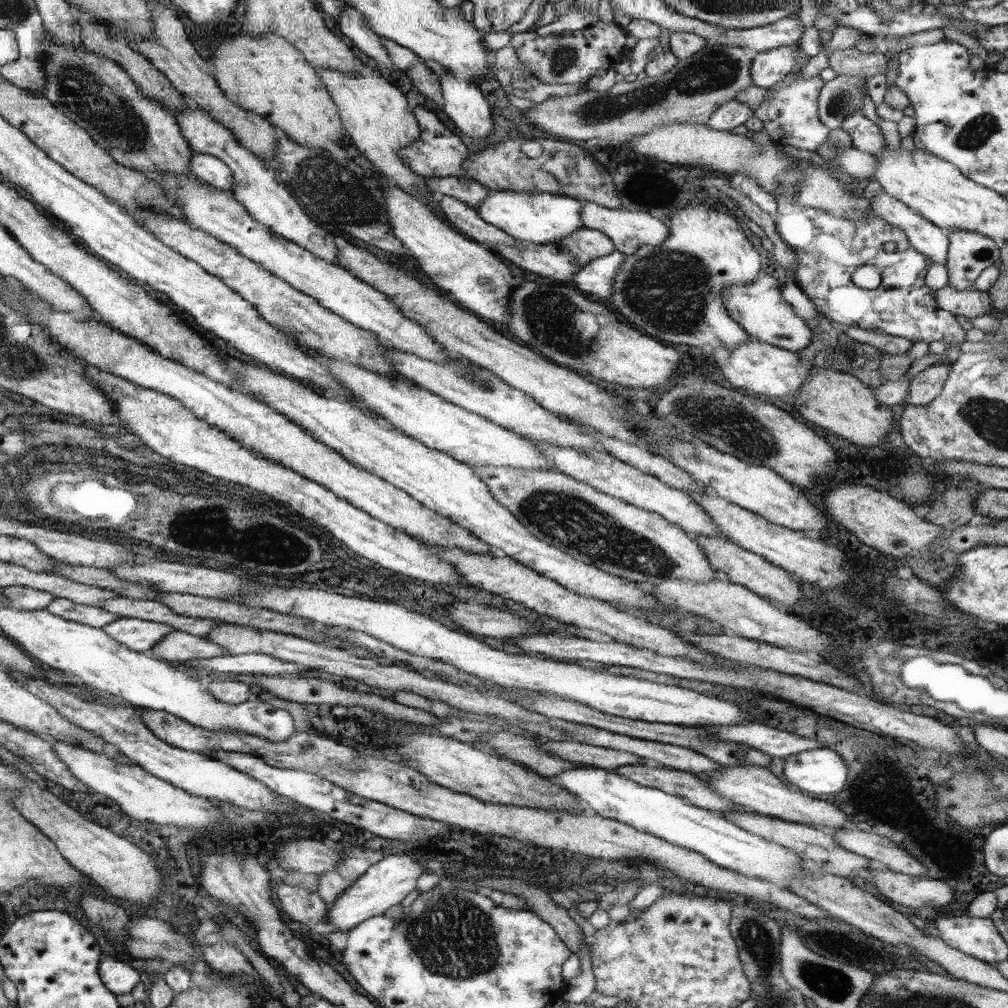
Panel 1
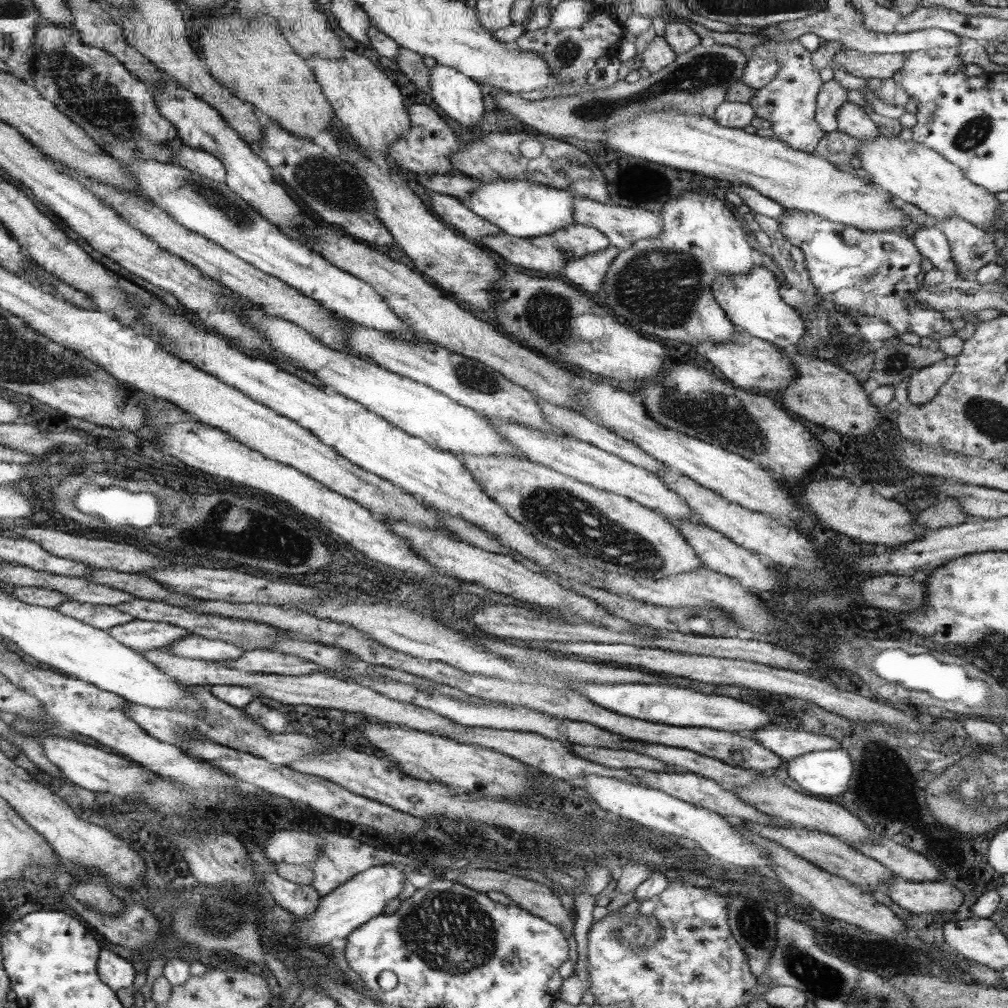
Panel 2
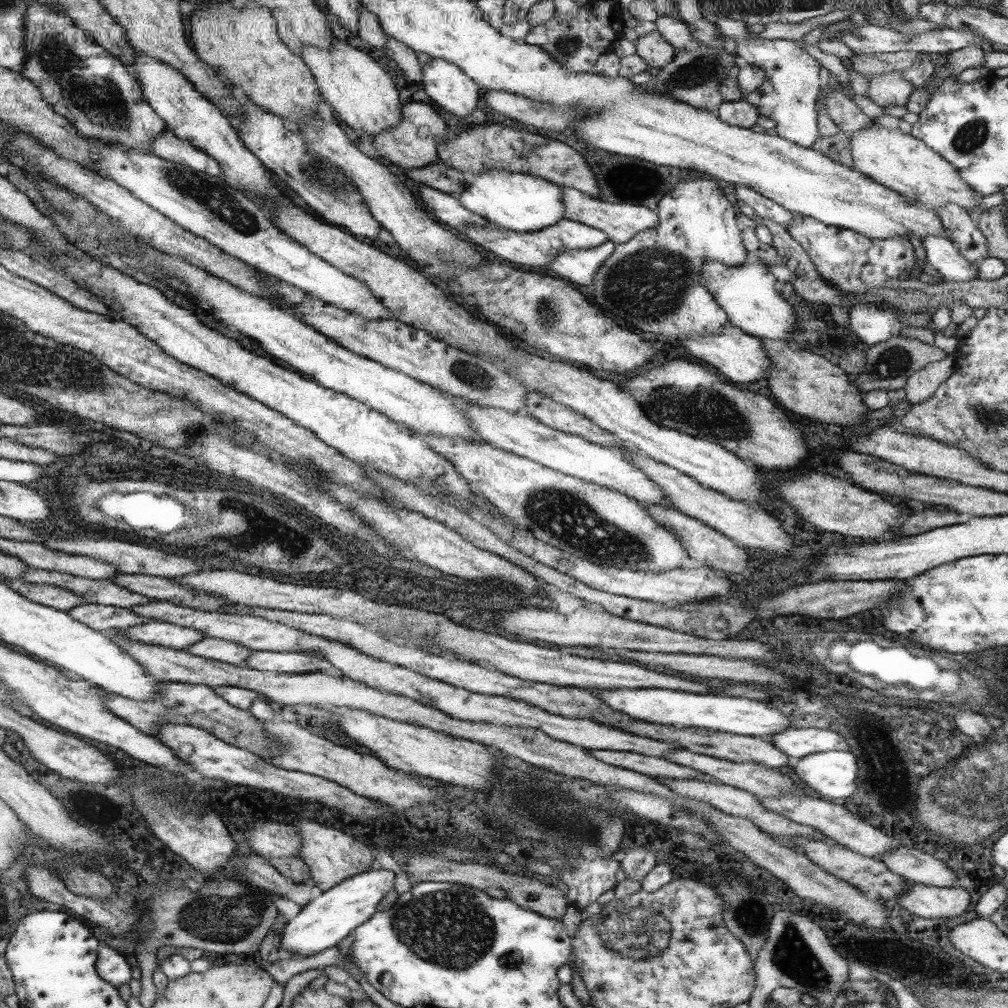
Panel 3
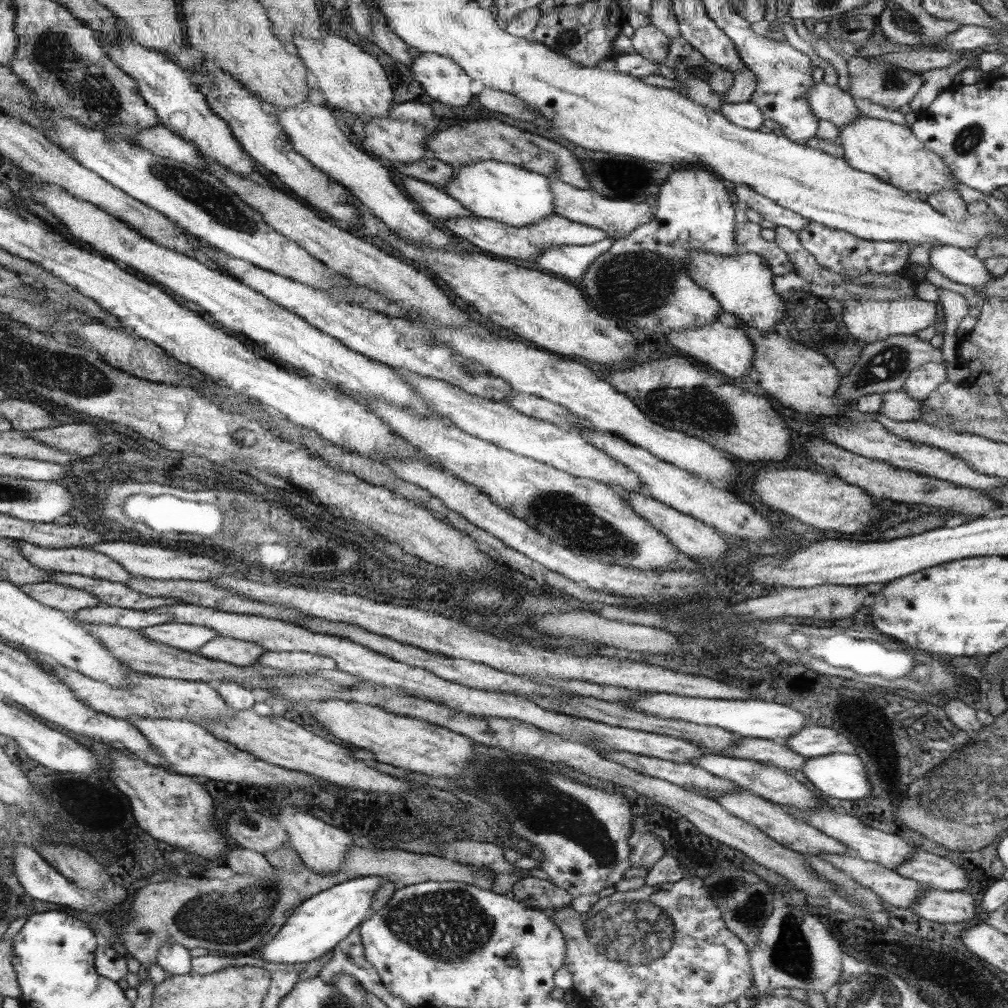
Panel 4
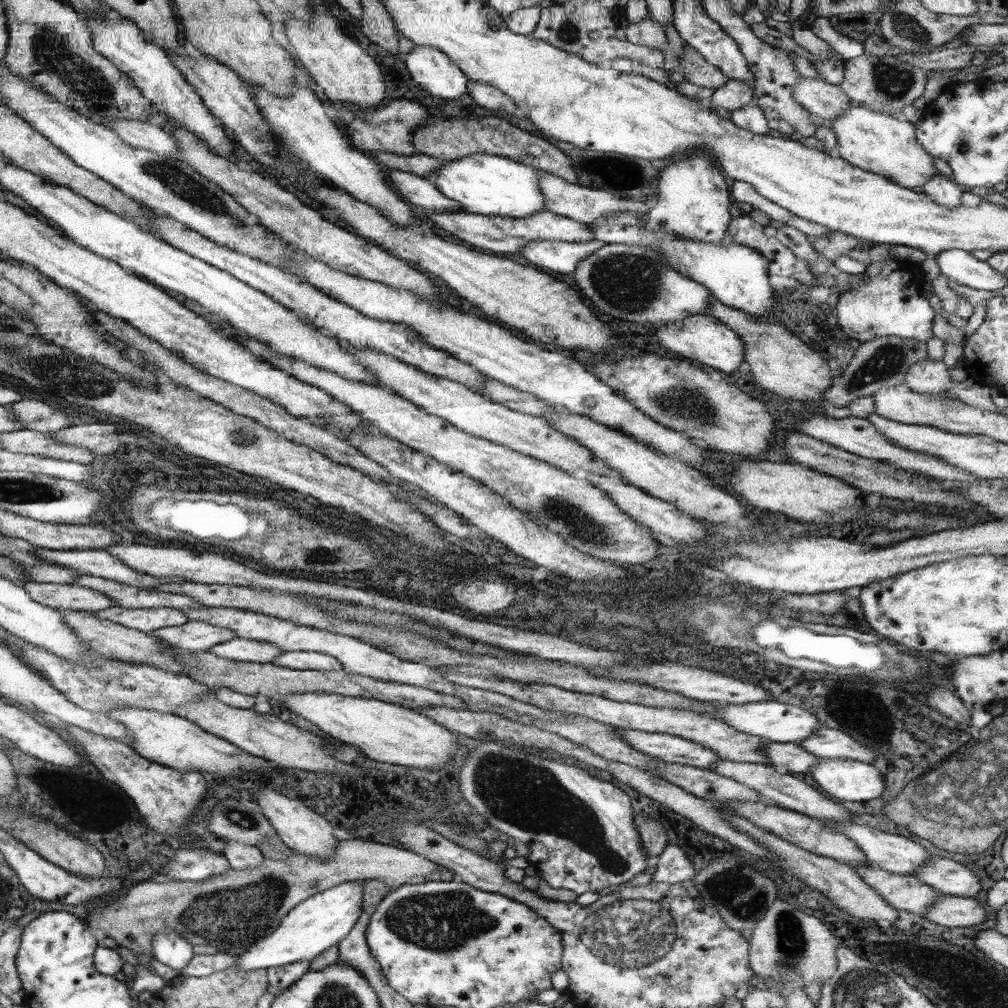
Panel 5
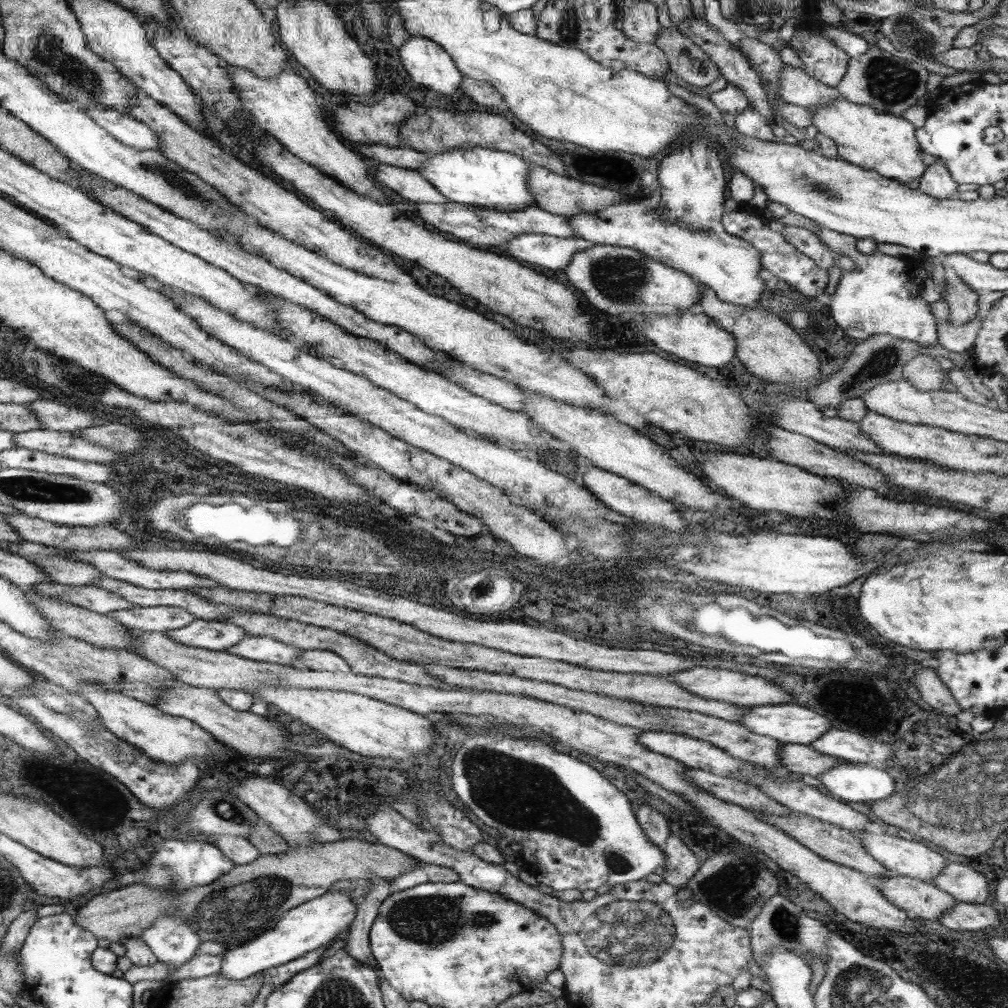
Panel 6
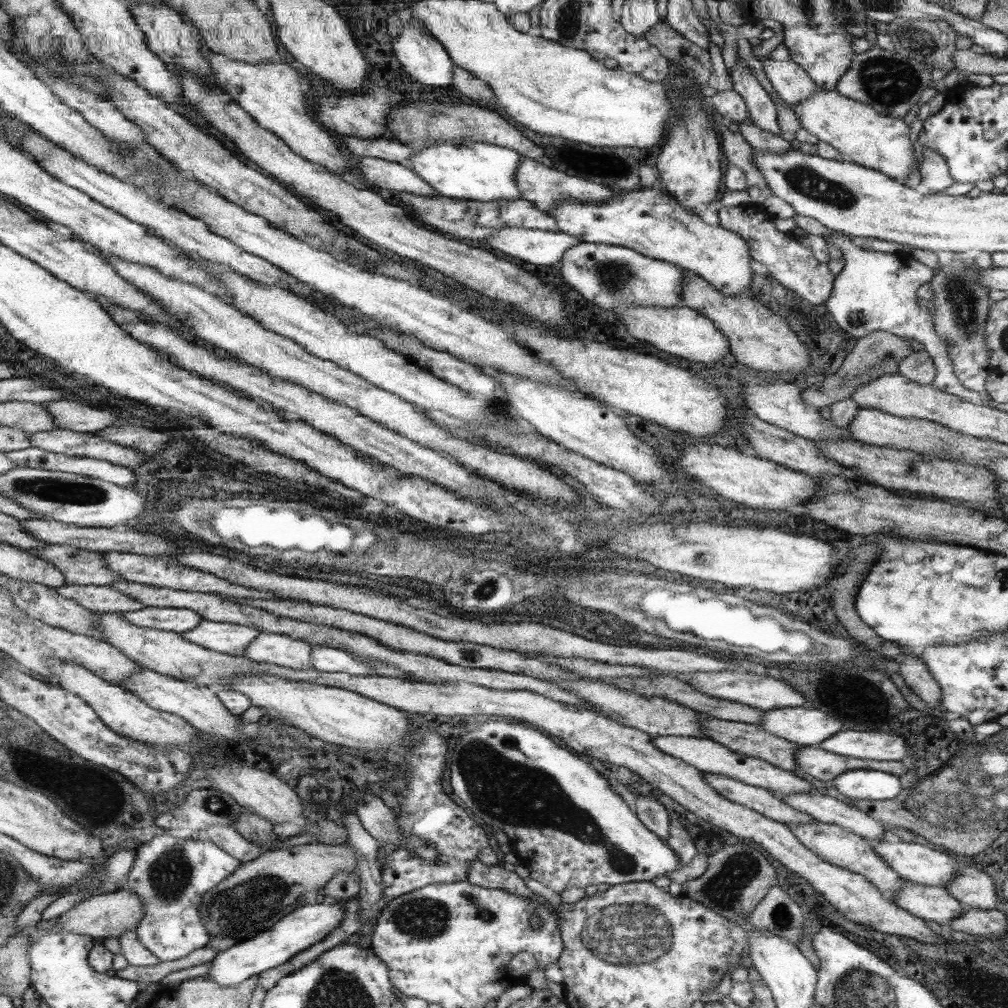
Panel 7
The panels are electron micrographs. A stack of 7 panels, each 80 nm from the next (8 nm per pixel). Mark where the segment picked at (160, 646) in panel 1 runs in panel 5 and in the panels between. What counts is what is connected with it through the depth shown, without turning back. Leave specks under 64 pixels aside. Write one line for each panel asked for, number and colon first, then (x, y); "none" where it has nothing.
2: (193, 646)
3: (227, 651)
4: (237, 652)
5: (239, 650)

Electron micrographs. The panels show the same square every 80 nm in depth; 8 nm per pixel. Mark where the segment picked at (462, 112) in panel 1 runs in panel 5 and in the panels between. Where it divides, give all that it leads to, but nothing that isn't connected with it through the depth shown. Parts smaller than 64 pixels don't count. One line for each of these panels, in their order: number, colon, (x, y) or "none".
2: (459, 96)
3: (445, 83)
4: (443, 80)
5: (437, 73)

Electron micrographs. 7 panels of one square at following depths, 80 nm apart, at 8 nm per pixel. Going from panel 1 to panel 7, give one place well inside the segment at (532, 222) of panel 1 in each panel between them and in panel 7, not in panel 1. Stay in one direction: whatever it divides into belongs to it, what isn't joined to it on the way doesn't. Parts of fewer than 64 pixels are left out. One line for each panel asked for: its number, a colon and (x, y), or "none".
2: (523, 208)
3: (517, 201)
4: (492, 189)
5: (484, 184)
6: (489, 178)
7: (470, 170)

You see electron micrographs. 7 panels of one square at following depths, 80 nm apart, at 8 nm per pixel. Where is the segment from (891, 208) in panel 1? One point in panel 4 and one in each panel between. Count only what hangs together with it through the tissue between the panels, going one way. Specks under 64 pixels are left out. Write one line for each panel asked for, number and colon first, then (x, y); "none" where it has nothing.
2: (931, 241)
3: (941, 253)
4: (959, 265)

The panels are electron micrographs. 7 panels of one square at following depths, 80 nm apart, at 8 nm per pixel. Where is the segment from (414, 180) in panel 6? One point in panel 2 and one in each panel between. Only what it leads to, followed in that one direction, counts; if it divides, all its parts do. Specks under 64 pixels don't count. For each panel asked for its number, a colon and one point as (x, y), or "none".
2: (453, 211)
3: (447, 208)
4: (435, 201)
5: (418, 190)

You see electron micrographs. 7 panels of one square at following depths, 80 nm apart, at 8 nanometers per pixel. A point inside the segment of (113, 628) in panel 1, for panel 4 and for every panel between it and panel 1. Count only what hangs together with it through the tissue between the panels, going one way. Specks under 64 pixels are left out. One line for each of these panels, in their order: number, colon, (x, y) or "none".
2: (141, 635)
3: (175, 636)
4: (190, 637)

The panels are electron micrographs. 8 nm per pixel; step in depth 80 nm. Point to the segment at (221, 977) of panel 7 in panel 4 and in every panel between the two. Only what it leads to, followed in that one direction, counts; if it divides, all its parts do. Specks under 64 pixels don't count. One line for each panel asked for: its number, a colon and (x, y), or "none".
4: (322, 921)
5: (323, 920)
6: (306, 928)

